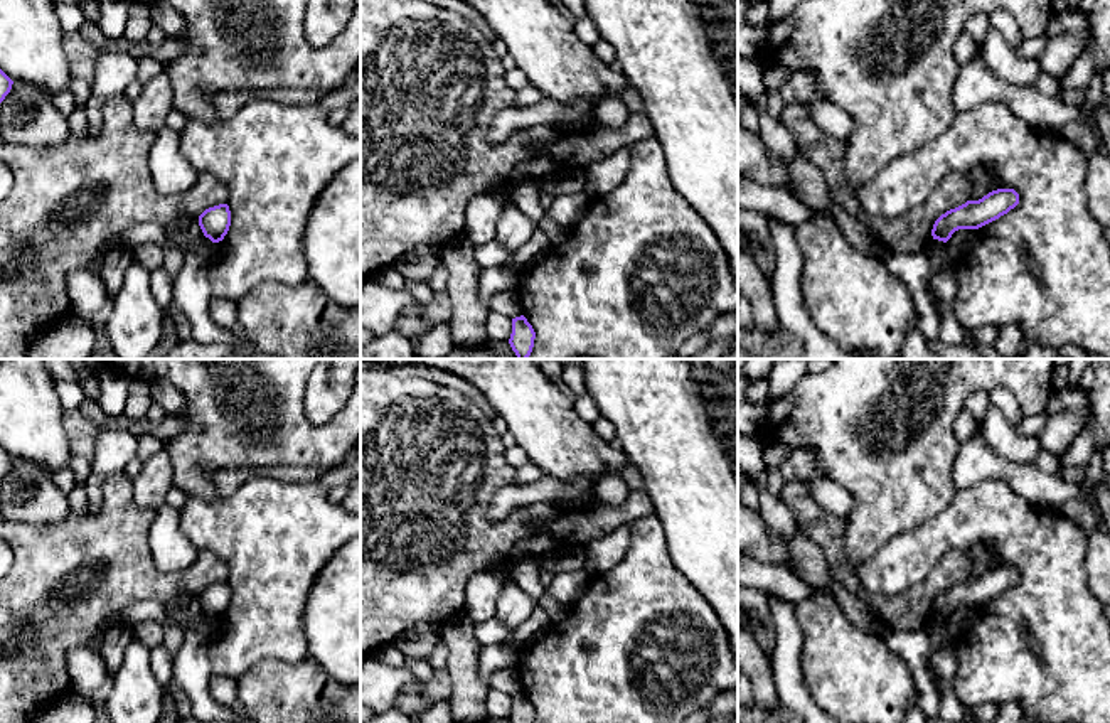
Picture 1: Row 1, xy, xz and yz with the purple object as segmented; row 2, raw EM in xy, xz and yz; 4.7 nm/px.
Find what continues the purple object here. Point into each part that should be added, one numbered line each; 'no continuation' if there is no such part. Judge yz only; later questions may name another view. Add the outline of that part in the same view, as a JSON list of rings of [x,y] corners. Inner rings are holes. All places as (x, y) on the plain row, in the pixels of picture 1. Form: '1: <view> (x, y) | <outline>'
no continuation

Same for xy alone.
no continuation

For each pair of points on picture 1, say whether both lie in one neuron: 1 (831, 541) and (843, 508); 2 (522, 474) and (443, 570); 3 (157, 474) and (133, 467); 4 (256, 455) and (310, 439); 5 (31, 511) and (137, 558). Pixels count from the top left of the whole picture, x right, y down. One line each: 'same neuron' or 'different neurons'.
1: different neurons
2: different neurons
3: different neurons
4: same neuron
5: different neurons

